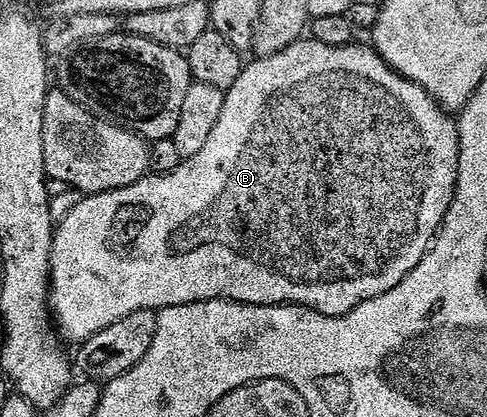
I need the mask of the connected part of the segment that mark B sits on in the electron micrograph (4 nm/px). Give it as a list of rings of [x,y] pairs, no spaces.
[[[304,37],[276,56],[256,57],[252,61],[245,66],[238,81],[227,88],[222,117],[218,117],[218,125],[214,125],[214,133],[210,133],[210,141],[206,141],[202,153],[187,160],[173,175],[152,173],[129,187],[88,195],[58,223],[52,241],[50,306],[59,334],[65,340],[73,339],[73,344],[79,345],[139,311],[159,312],[165,307],[206,303],[210,299],[226,299],[249,307],[307,307],[320,315],[339,319],[358,305],[397,287],[428,254],[456,198],[460,168],[457,120],[423,88],[393,71],[371,46],[335,47]]]

